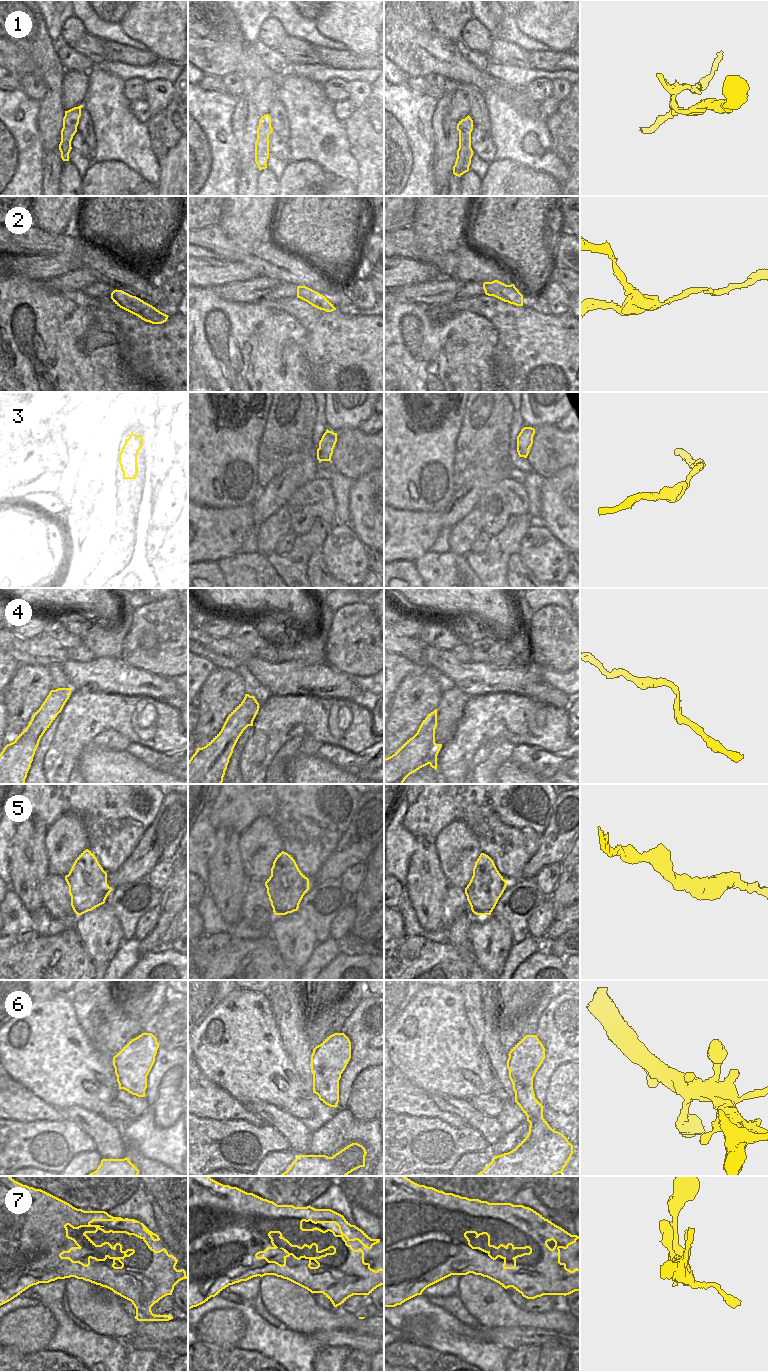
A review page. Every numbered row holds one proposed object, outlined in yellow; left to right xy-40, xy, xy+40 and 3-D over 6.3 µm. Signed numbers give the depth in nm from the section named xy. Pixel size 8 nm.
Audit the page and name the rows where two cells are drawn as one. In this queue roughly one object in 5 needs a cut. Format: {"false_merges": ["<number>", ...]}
{"false_merges": ["1"]}

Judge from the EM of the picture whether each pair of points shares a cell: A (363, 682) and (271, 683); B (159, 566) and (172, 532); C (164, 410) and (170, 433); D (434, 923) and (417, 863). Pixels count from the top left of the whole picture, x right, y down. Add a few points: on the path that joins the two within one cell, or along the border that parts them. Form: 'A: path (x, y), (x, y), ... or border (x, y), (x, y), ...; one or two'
A: border (351, 677), (367, 695); two
B: border (158, 529), (162, 539), (167, 544); two
C: border (177, 418), (160, 432); two
D: path (428, 908), (425, 878); one

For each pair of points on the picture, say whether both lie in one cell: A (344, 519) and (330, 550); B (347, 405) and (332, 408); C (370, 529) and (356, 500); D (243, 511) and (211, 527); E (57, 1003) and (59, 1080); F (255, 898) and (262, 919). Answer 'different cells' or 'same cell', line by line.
A: different cells
B: same cell
C: same cell
D: same cell
E: same cell
F: same cell

